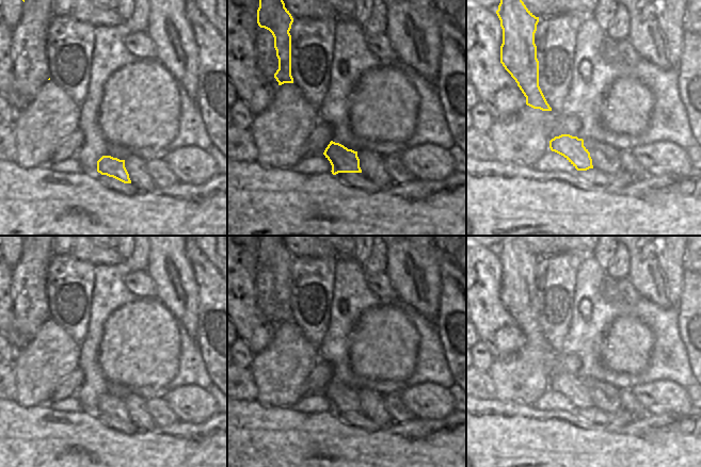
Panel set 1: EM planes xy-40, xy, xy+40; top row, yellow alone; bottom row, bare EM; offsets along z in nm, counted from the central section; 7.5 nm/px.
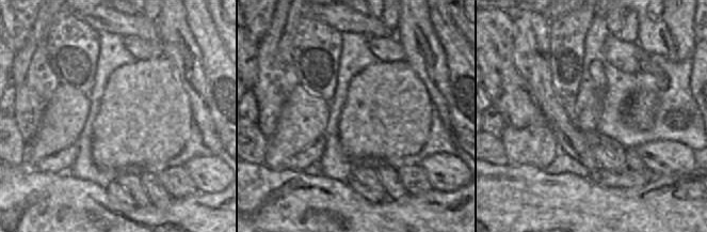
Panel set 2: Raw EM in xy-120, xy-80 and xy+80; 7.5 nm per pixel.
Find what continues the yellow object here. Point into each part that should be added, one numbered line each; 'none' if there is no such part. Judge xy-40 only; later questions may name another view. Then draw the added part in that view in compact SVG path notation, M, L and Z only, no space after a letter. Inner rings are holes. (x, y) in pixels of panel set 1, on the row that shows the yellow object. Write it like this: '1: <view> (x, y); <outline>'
none

